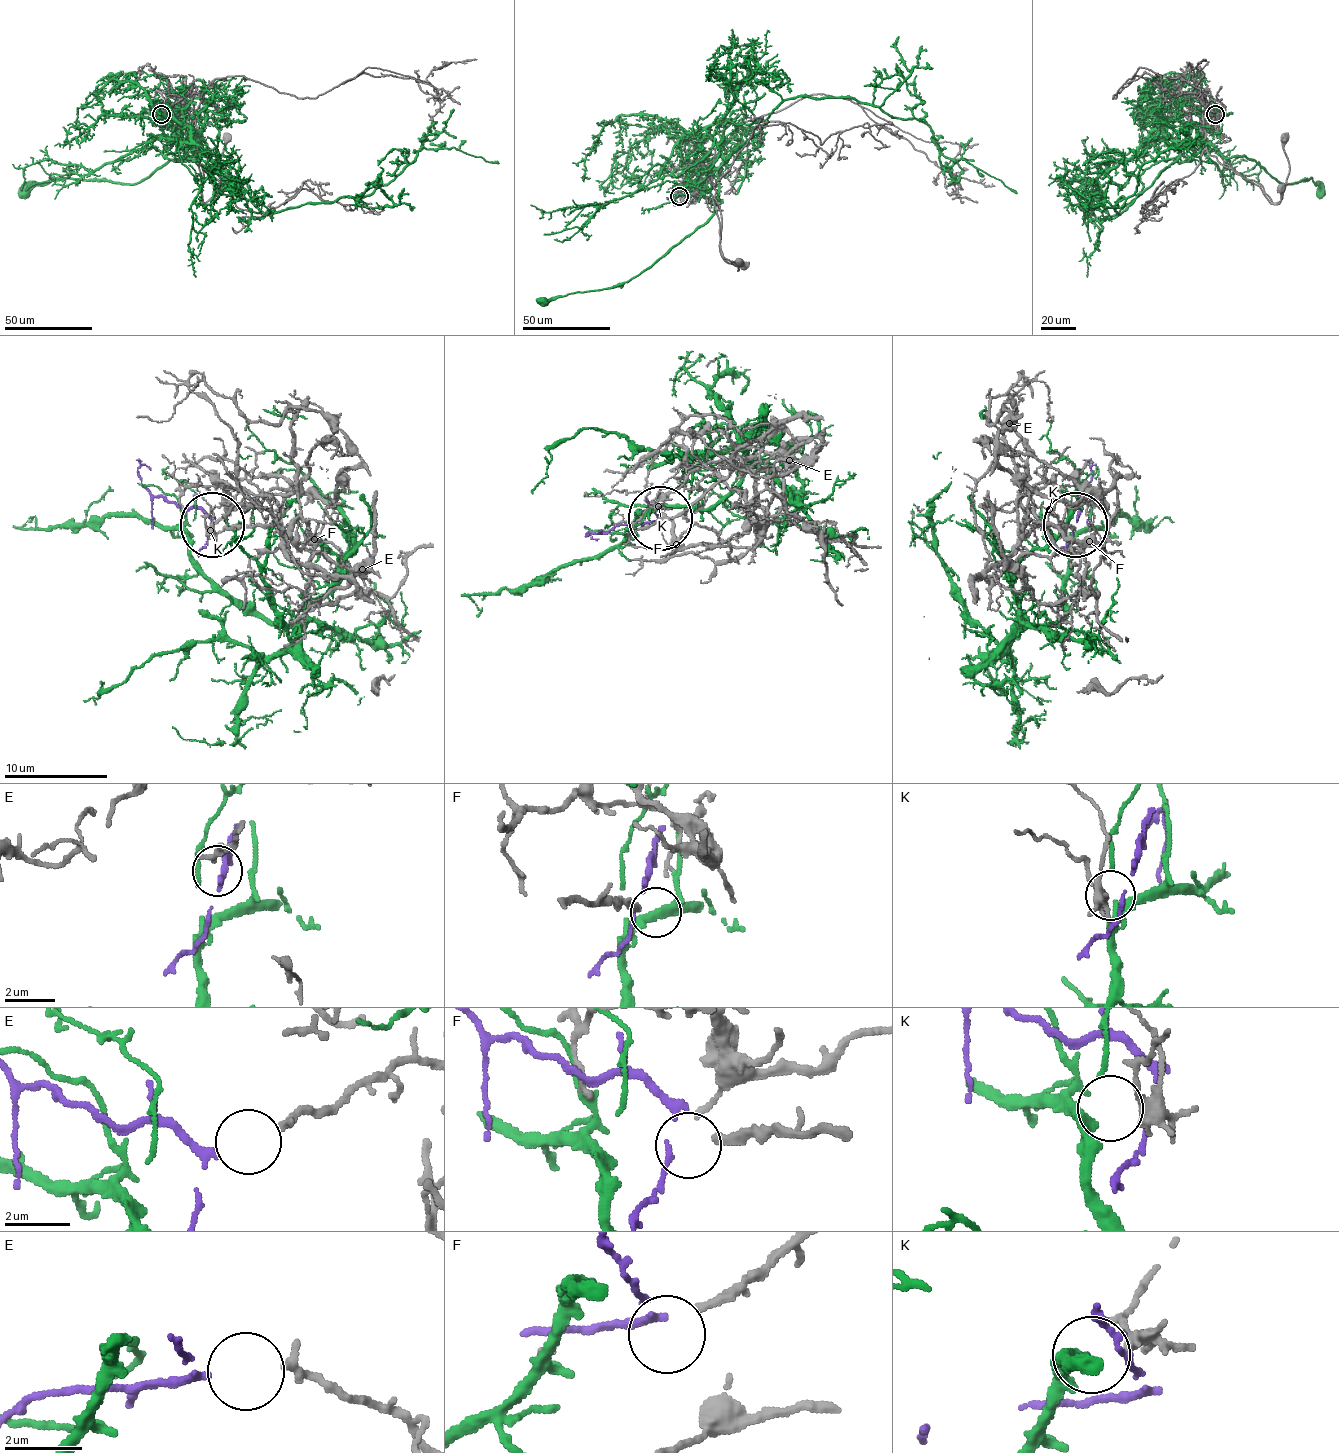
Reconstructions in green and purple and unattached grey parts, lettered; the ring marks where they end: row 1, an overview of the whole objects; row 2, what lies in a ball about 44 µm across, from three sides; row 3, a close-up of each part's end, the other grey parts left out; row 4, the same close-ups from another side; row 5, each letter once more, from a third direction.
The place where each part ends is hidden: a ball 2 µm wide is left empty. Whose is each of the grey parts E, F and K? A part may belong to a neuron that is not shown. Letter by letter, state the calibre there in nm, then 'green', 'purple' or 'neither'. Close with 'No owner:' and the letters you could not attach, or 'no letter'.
E: 280 nm thick; purple
F: 240 nm thick; neither
K: 280 nm thick; green
No owner: F

